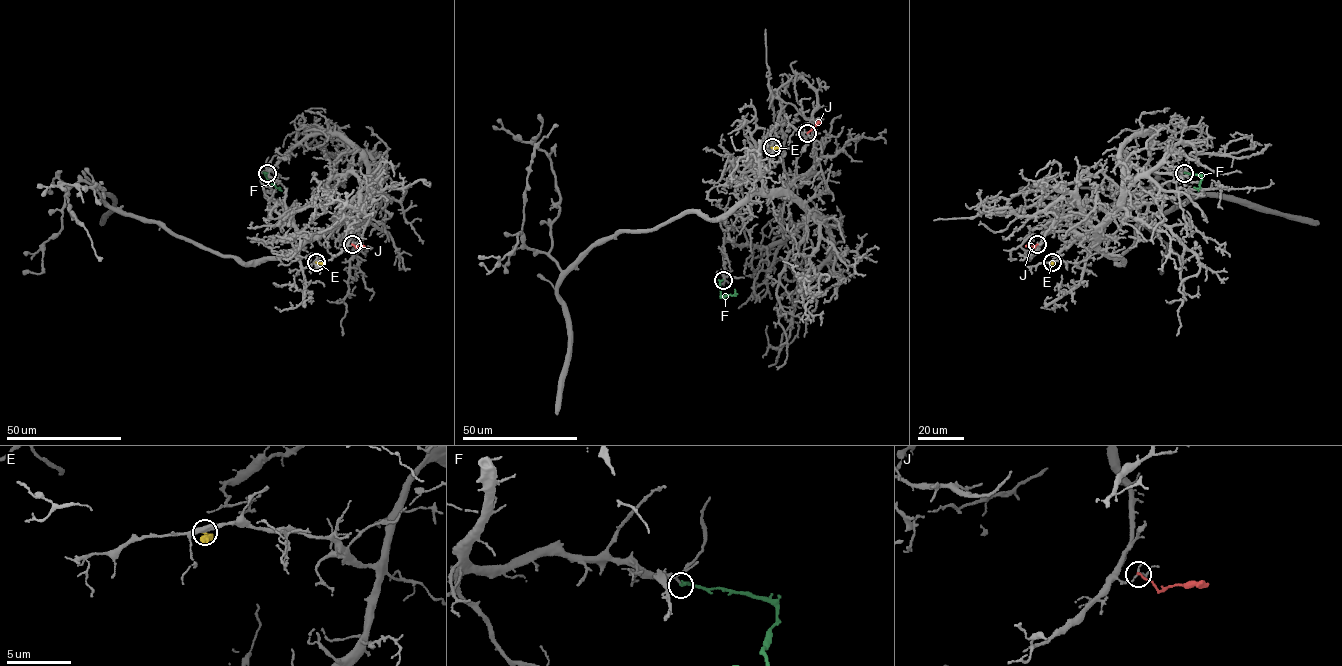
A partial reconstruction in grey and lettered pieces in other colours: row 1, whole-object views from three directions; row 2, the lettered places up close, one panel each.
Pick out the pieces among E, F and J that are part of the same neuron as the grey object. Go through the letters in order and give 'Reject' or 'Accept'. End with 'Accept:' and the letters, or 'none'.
E: Reject
F: Accept
J: Reject
Accept: F

